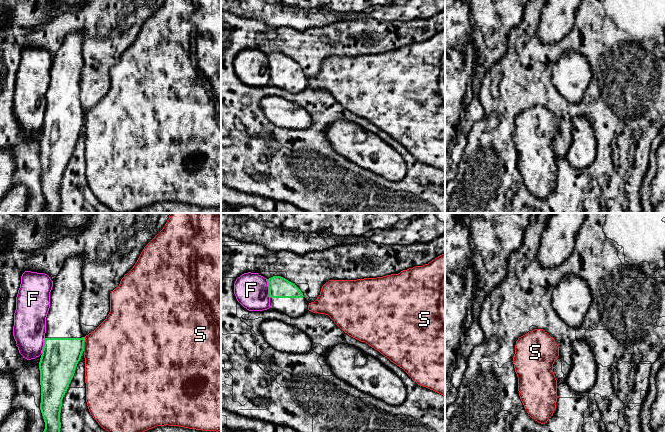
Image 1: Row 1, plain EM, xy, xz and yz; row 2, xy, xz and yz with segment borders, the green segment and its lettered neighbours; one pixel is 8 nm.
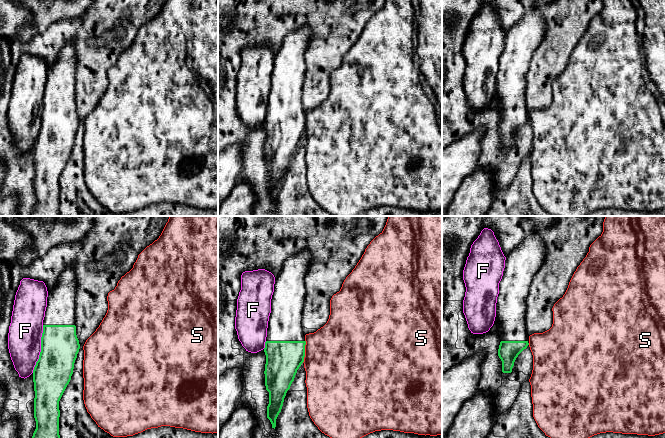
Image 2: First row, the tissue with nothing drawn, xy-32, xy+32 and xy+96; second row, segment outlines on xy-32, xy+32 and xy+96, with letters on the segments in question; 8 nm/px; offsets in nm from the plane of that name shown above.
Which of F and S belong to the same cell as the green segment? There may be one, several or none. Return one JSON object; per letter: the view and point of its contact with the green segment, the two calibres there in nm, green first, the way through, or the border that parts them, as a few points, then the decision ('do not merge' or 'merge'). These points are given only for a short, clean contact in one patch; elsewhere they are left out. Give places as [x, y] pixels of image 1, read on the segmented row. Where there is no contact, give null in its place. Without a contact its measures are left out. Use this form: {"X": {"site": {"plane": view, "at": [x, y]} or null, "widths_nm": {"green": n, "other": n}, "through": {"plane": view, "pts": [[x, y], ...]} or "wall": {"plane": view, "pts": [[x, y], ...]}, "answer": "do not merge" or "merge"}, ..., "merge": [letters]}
{"F": {"site": {"plane": "xz", "at": [269, 288]}, "widths_nm": {"green": 170, "other": 280}, "answer": "do not merge"}, "S": {"site": {"plane": "xy", "at": [83, 344]}, "widths_nm": {"green": 300, "other": 480}, "answer": "do not merge"}, "merge": []}

